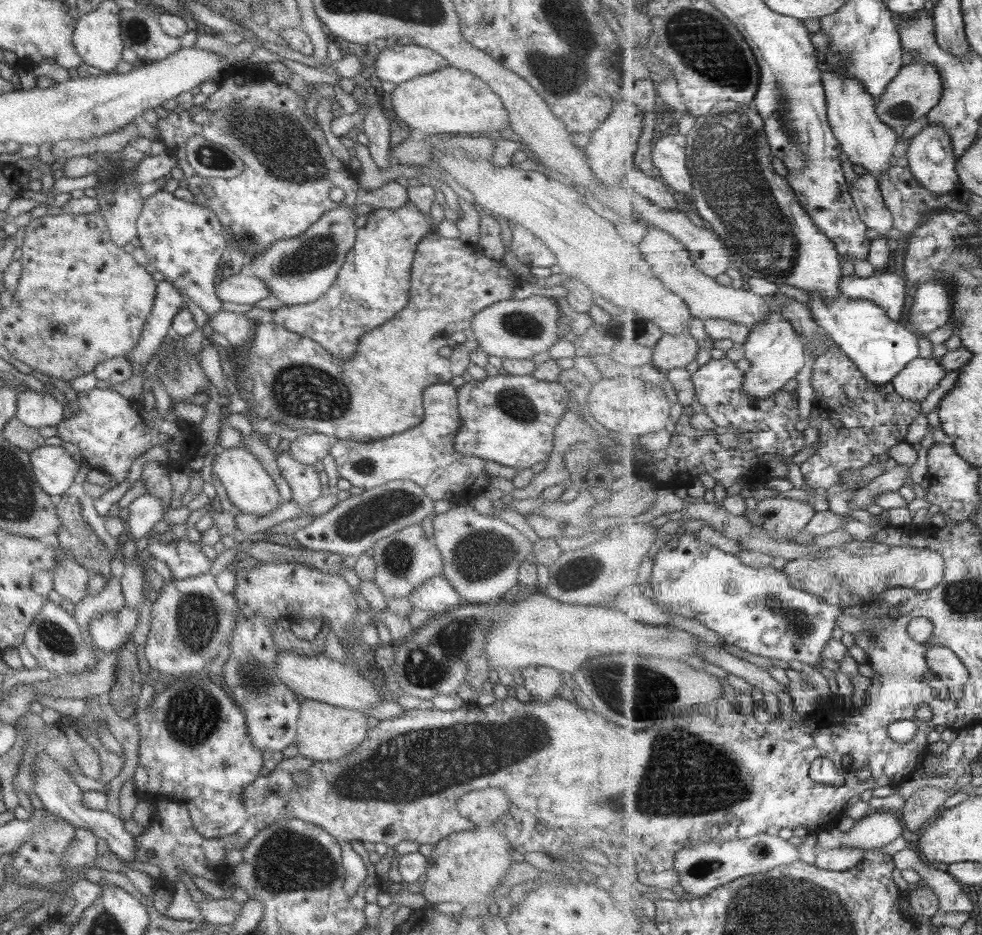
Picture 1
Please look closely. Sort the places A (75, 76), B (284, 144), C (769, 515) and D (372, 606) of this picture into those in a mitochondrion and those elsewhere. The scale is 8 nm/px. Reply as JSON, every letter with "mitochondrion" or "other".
{"A":"other","B":"mitochondrion","C":"mitochondrion","D":"other"}

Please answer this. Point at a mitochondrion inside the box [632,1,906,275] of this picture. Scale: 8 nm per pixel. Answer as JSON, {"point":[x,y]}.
{"point":[705,45]}

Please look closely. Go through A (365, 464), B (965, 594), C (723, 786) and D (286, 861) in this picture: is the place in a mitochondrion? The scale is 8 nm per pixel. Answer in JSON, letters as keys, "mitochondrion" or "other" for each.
{"A":"mitochondrion","B":"mitochondrion","C":"mitochondrion","D":"mitochondrion"}

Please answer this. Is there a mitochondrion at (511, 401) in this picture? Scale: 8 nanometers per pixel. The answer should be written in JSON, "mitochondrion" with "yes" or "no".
{"mitochondrion":"yes"}

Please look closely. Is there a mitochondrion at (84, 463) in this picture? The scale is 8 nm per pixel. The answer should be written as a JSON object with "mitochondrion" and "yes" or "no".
{"mitochondrion":"no"}

